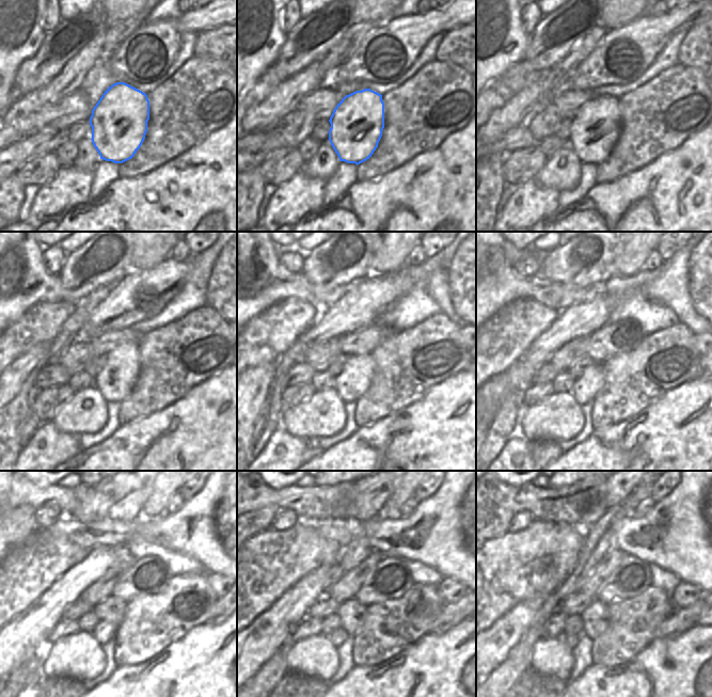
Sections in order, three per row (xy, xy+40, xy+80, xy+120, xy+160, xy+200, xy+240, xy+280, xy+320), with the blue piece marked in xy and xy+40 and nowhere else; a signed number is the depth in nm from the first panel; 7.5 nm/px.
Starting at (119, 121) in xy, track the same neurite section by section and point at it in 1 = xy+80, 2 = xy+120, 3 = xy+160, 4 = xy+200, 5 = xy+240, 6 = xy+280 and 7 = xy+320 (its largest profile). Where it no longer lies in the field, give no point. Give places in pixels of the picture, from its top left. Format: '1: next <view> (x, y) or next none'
1: next xy+80 (595, 128)
2: next xy+120 (115, 380)
3: next xy+160 (353, 380)
4: next xy+200 (586, 386)
5: next xy+240 (104, 631)
6: next xy+280 (338, 636)
7: next xy+320 (572, 640)

